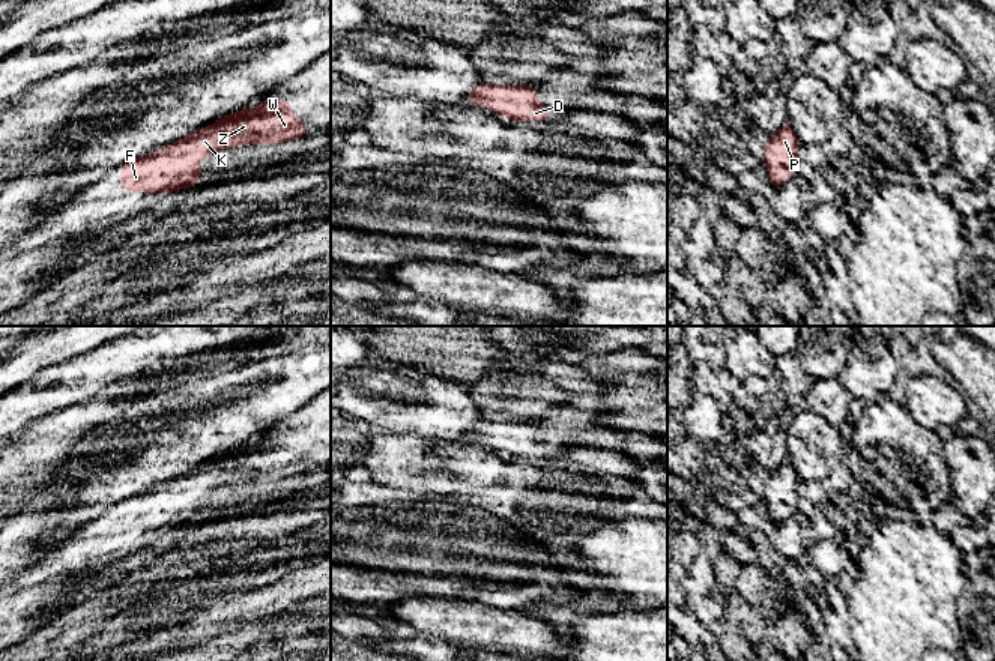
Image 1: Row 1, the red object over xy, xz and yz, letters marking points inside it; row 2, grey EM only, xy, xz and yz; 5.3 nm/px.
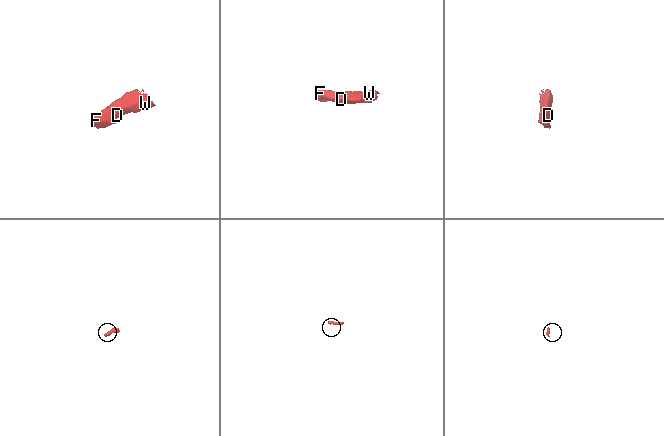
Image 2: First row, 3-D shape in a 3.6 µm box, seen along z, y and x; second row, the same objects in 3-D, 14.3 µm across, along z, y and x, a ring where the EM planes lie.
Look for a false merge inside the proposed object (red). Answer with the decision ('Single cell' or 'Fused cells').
Single cell

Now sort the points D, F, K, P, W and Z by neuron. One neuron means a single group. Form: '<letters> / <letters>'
D F K P W Z

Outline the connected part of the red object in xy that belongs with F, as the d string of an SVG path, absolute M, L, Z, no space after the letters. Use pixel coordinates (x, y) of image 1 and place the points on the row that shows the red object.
M266 96L254 110L216 119L215 125L126 162L120 167L120 189L168 194L192 188L200 182L198 162L213 150L251 143L280 144L305 135L310 135L307 122L293 116L292 102Z

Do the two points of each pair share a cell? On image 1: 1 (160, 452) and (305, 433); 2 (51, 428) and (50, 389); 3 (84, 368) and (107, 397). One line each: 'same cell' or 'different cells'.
1: different cells
2: different cells
3: different cells

